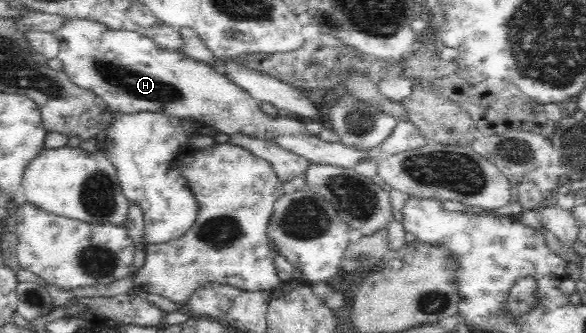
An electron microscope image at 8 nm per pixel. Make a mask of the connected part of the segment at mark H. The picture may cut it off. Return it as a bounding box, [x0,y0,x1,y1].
[54,20,368,168]

